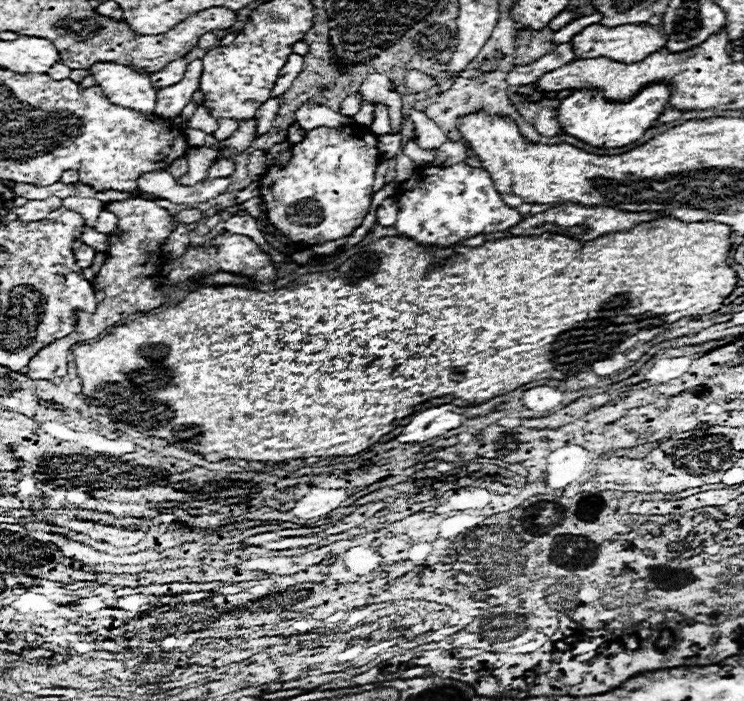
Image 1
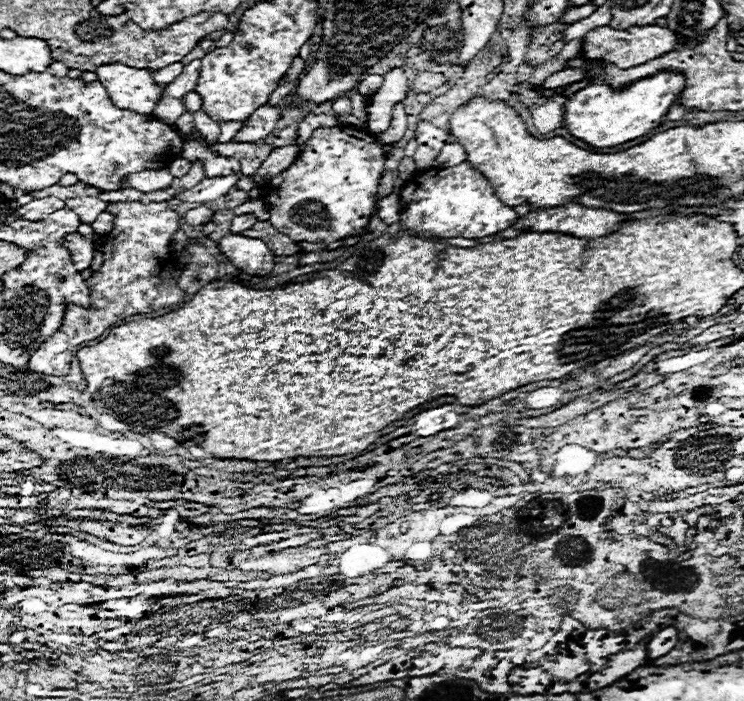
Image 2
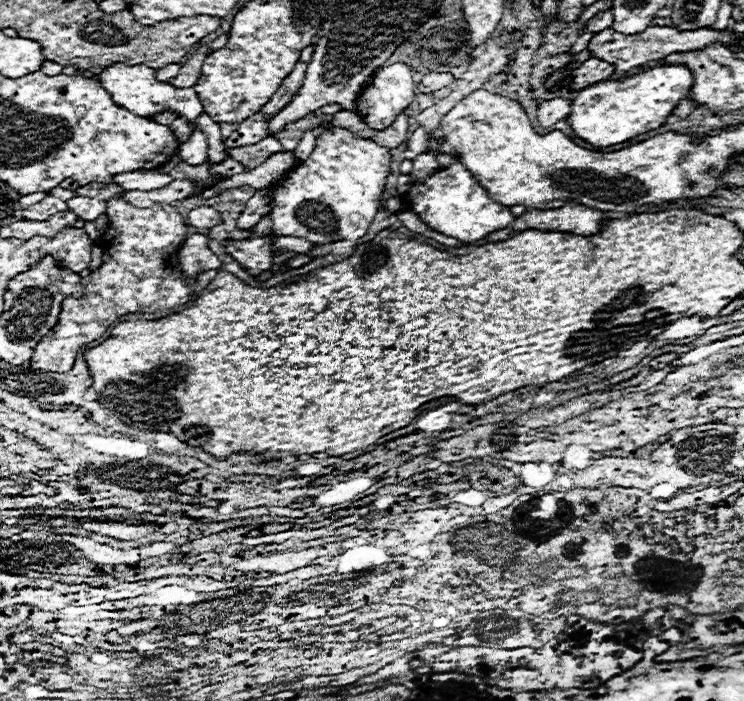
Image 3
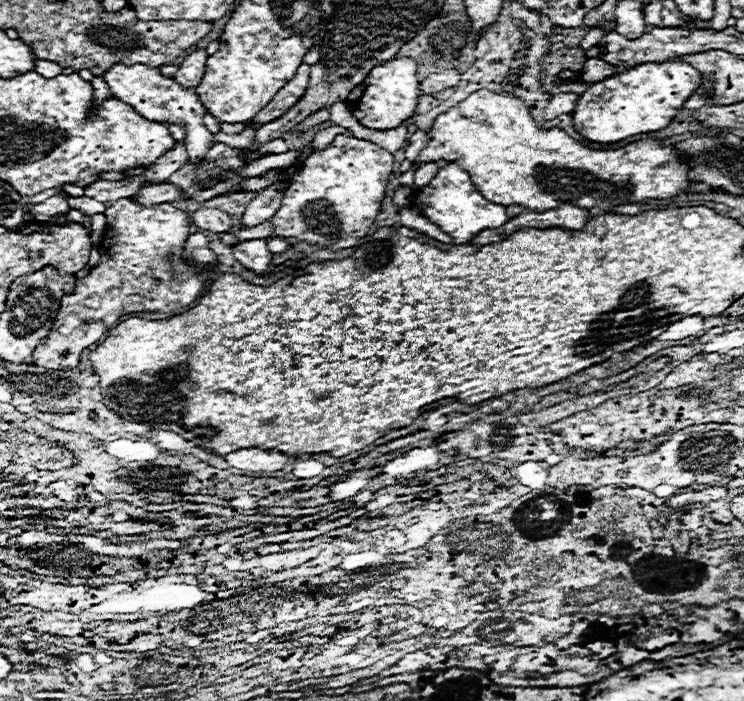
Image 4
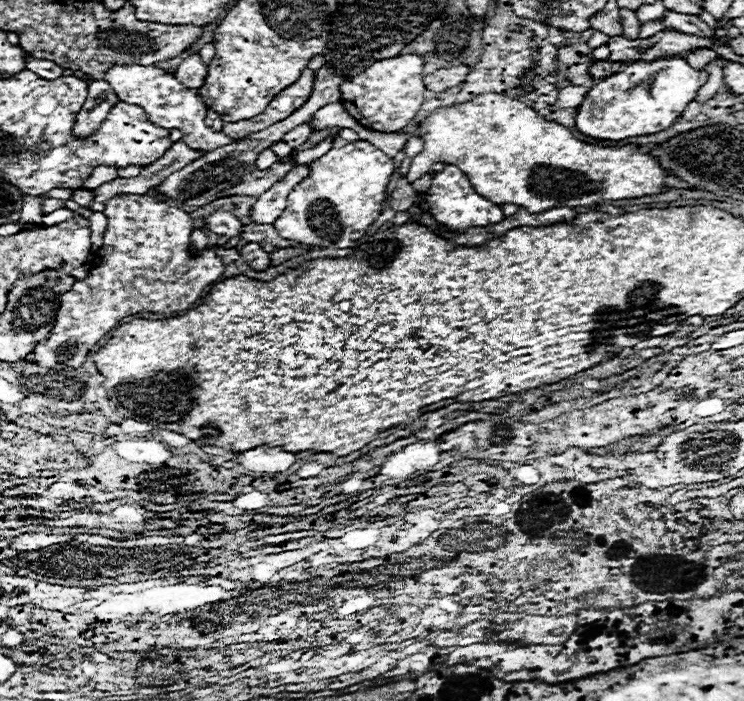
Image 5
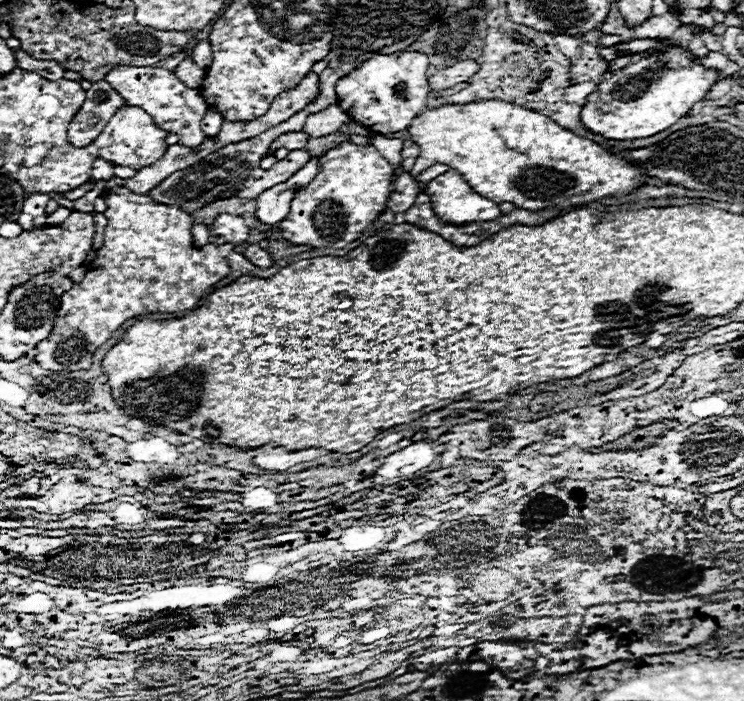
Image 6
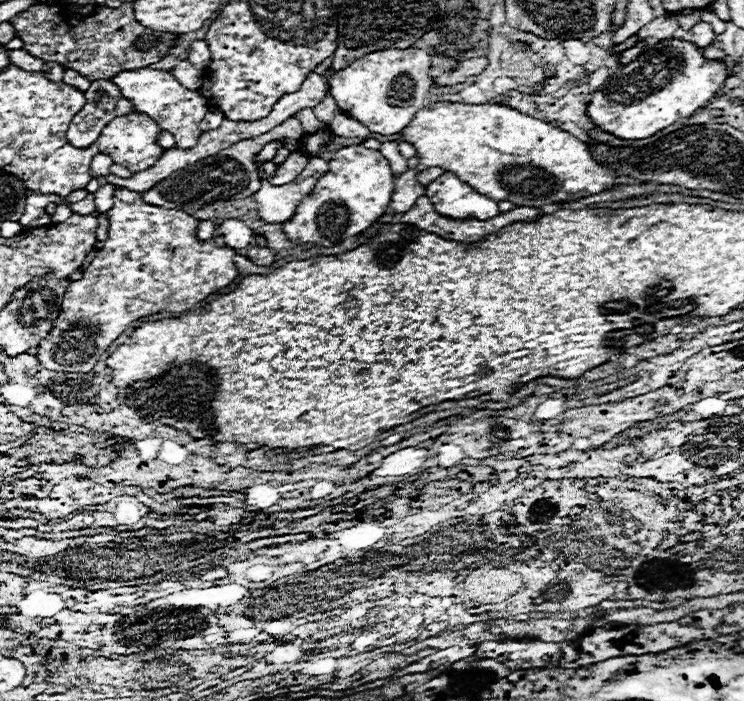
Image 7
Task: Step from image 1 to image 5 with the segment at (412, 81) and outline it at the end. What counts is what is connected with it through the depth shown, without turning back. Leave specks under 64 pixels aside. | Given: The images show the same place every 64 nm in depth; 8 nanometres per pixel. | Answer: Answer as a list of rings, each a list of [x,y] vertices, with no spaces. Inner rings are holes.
[[[454,66],[454,68],[442,68],[434,74],[428,74],[424,76],[424,86],[426,90],[432,90],[432,92],[444,92],[452,86],[458,86],[460,82],[464,82],[468,74],[468,68],[466,66]]]

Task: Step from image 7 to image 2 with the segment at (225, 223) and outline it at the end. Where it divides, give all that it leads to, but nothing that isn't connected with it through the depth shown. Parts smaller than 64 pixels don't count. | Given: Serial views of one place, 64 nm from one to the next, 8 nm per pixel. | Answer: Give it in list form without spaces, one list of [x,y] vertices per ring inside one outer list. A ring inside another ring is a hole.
[[[198,206],[198,208],[194,208],[194,210],[188,210],[182,220],[184,220],[186,224],[190,224],[190,226],[200,226],[200,224],[206,224],[206,222],[212,220],[212,210],[208,210],[208,208],[204,208],[204,206]]]

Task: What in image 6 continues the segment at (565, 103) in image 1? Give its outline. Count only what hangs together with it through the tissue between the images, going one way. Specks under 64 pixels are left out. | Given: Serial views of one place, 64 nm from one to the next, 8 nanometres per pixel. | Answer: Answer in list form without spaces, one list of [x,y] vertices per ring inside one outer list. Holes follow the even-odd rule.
[[[686,48],[660,50],[654,52],[654,58],[642,56],[642,62],[624,66],[608,74],[582,106],[580,122],[588,132],[600,134],[610,140],[648,138],[670,128],[682,116],[686,116],[692,104],[700,102],[708,94],[714,80],[716,72],[704,68],[700,62],[692,62]],[[650,70],[654,70],[654,78],[650,78],[650,82],[642,86],[642,94],[634,94],[634,98],[618,98],[618,94],[614,94],[614,90],[618,90],[622,82],[630,82],[630,78],[642,78],[642,74],[650,74]]]

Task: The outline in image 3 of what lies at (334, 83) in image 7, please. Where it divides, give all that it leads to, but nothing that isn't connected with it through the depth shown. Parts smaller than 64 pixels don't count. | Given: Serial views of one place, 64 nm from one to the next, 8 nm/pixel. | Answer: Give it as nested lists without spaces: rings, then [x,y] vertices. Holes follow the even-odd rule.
[[[390,64],[374,72],[374,82],[358,96],[358,114],[374,130],[392,126],[396,116],[414,98],[412,70],[406,64]]]

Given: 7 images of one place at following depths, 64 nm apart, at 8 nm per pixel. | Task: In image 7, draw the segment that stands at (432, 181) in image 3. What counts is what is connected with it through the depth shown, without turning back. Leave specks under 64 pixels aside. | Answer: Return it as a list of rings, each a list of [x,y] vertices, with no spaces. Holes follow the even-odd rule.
[[[444,172],[440,178],[430,182],[426,186],[426,196],[438,214],[454,220],[488,220],[500,214],[498,204],[492,198],[478,194],[466,182],[458,180],[458,176],[452,172]]]

